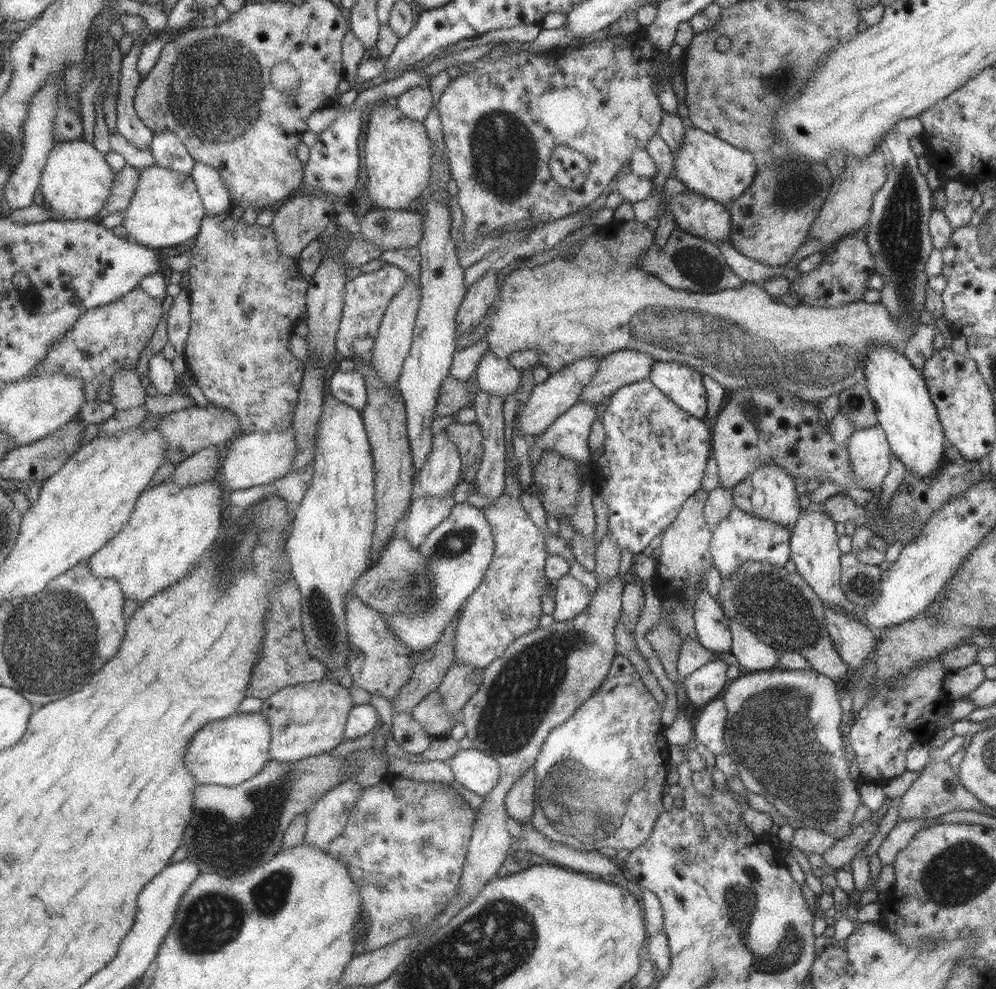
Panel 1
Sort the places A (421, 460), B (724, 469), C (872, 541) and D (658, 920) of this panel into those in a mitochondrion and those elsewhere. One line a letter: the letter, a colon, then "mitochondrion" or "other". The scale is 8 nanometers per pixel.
A: other
B: other
C: mitochondrion
D: other

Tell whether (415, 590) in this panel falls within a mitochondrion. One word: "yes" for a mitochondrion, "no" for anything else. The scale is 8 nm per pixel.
yes

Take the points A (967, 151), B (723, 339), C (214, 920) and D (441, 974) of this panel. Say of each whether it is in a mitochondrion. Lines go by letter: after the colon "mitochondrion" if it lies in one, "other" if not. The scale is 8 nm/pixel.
A: other
B: mitochondrion
C: mitochondrion
D: mitochondrion

